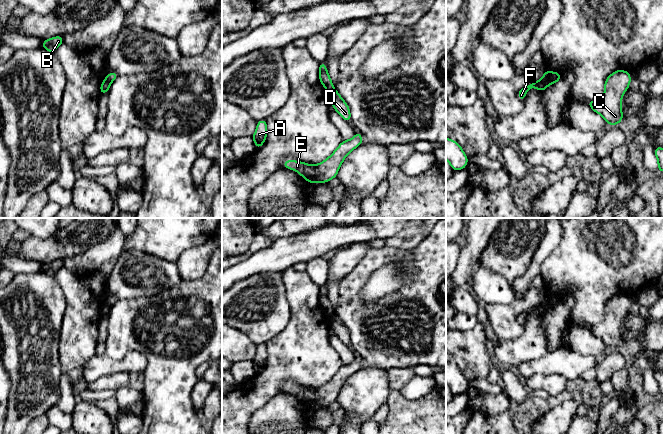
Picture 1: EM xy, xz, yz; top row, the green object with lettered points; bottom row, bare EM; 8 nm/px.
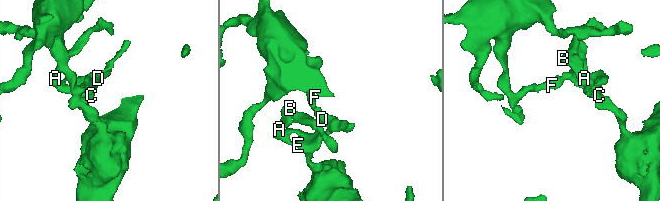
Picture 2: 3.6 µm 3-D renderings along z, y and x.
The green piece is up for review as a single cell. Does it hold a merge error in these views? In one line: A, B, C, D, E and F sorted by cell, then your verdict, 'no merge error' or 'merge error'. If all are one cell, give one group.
A B C D E / F | merge error

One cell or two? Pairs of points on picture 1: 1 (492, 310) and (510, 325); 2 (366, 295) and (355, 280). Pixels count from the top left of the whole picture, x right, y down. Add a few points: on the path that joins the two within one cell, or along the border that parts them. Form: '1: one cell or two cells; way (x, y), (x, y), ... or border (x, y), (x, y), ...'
1: one cell; way (496, 313), (506, 322)
2: two cells; border (375, 269), (359, 292), (359, 297), (363, 302)

